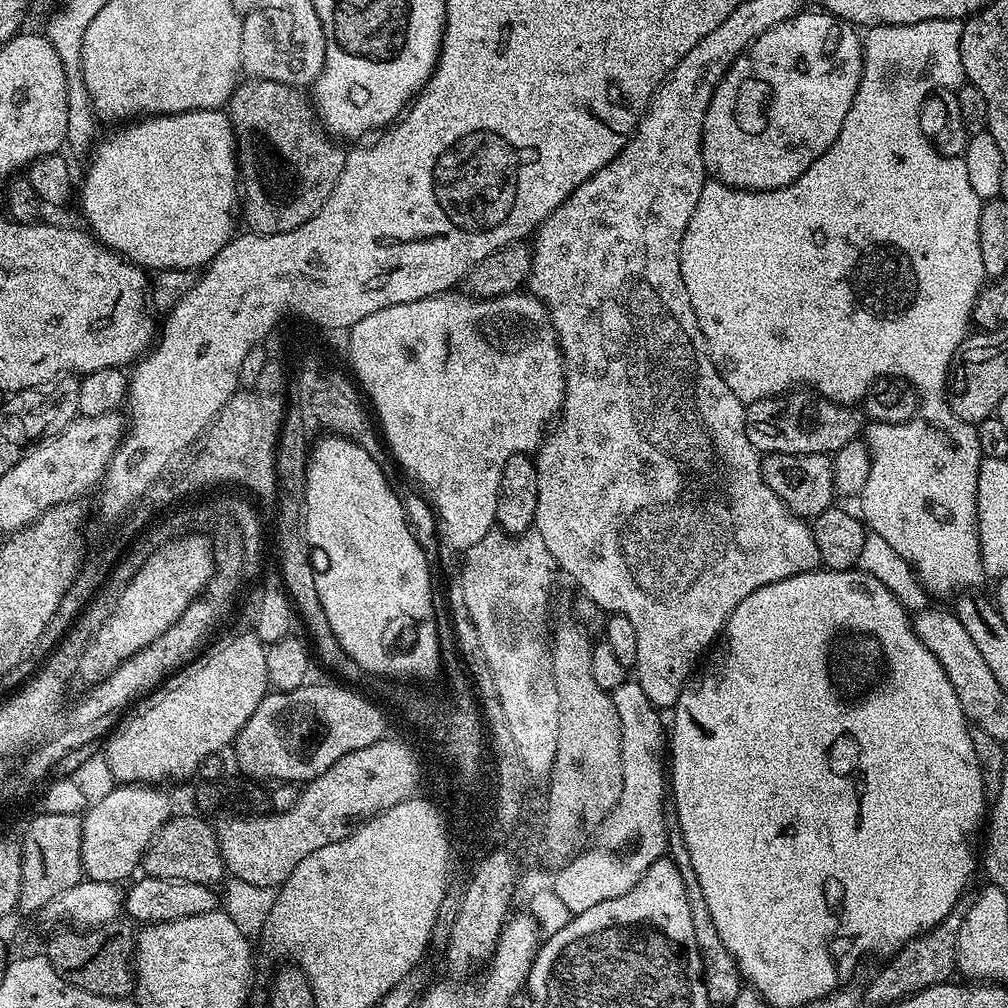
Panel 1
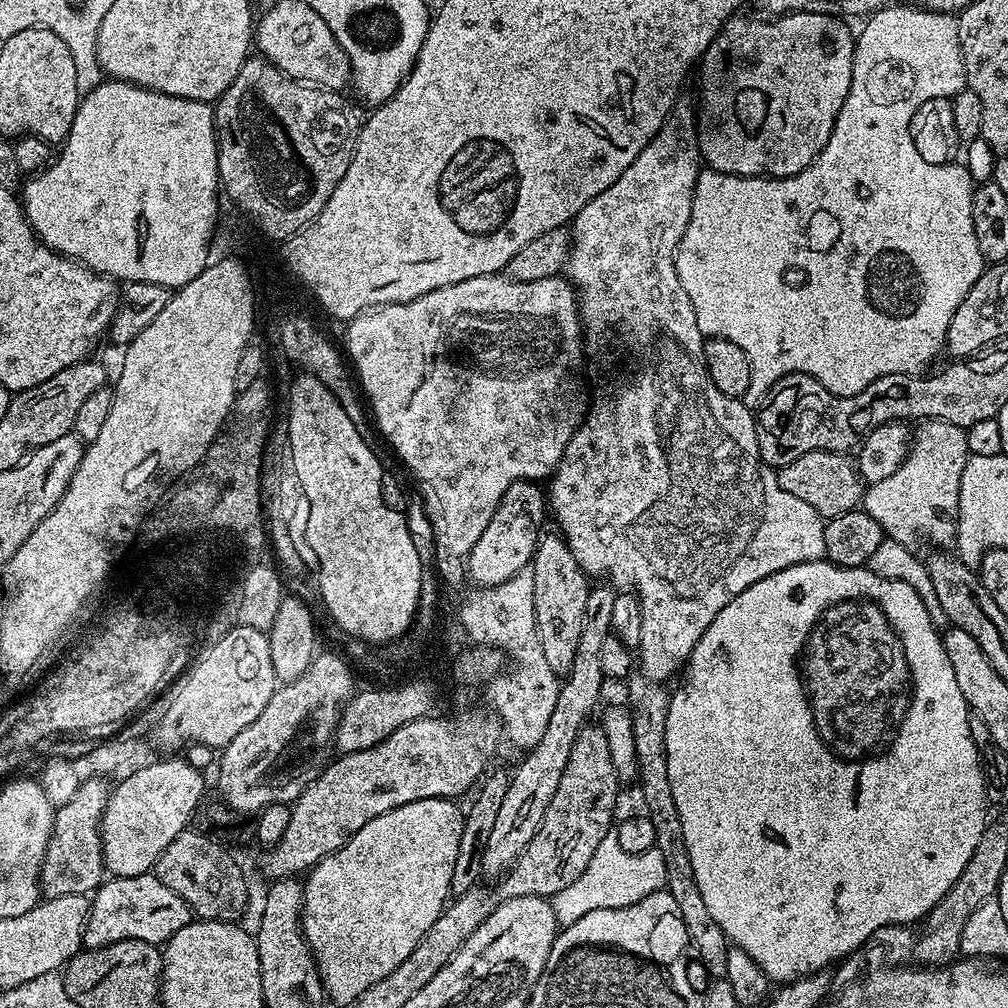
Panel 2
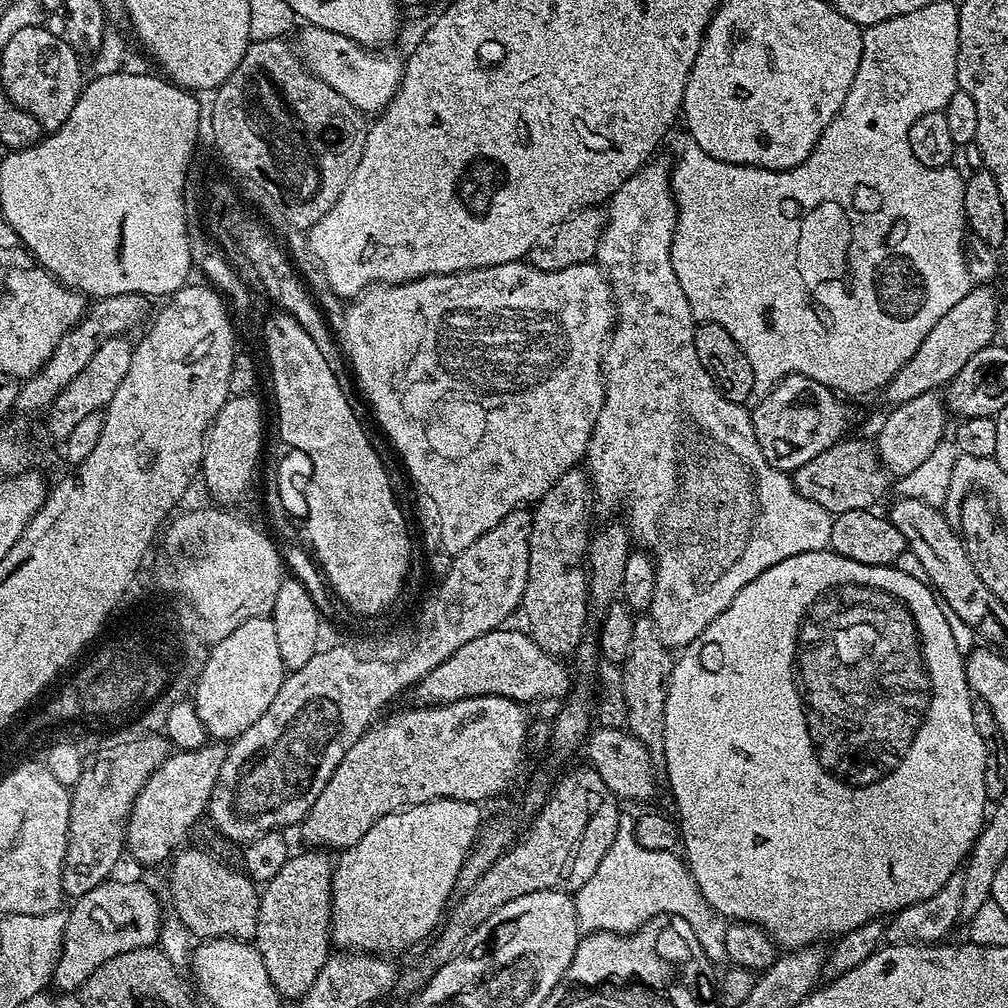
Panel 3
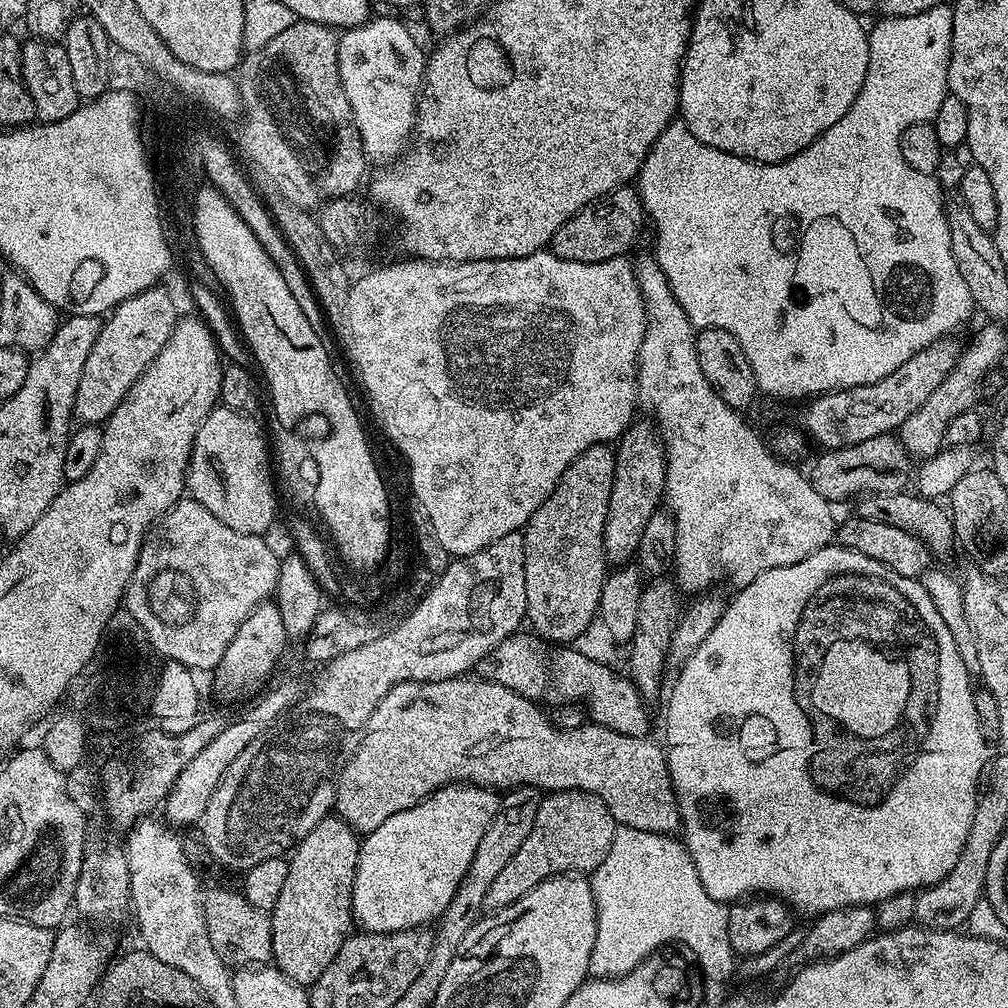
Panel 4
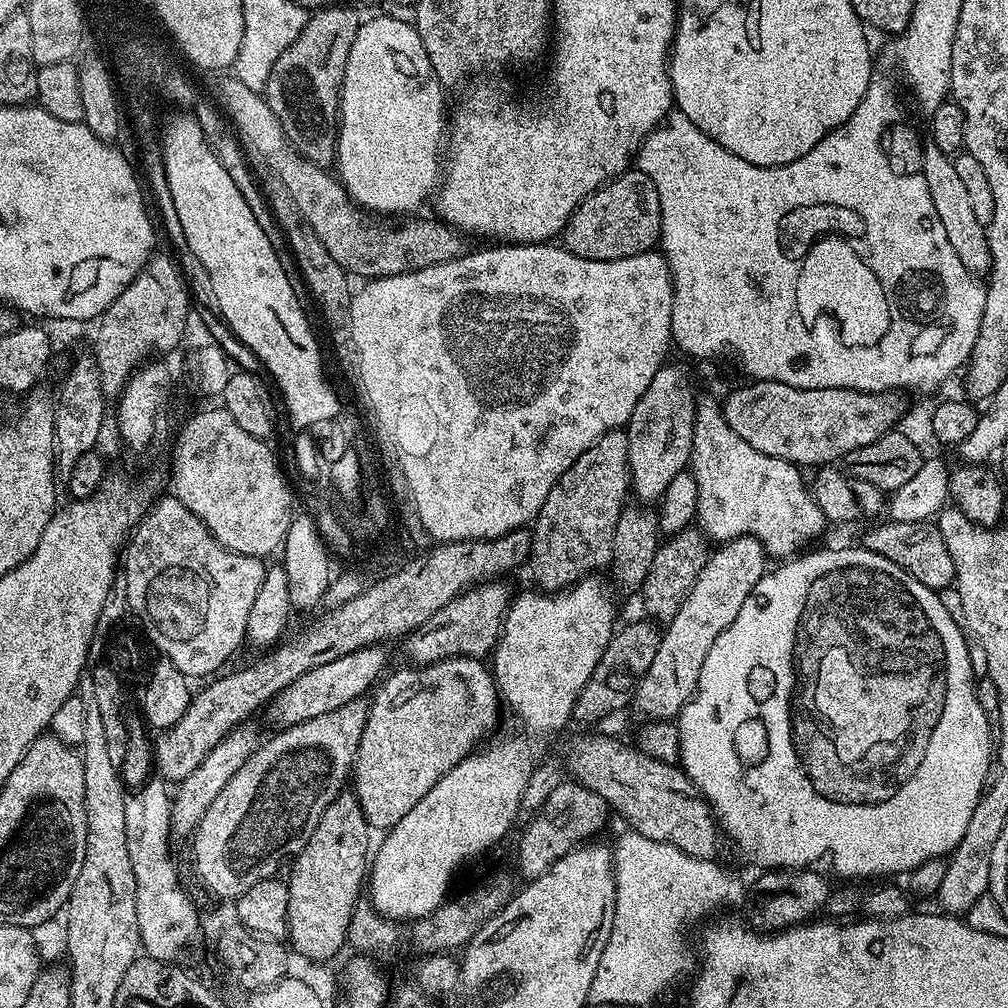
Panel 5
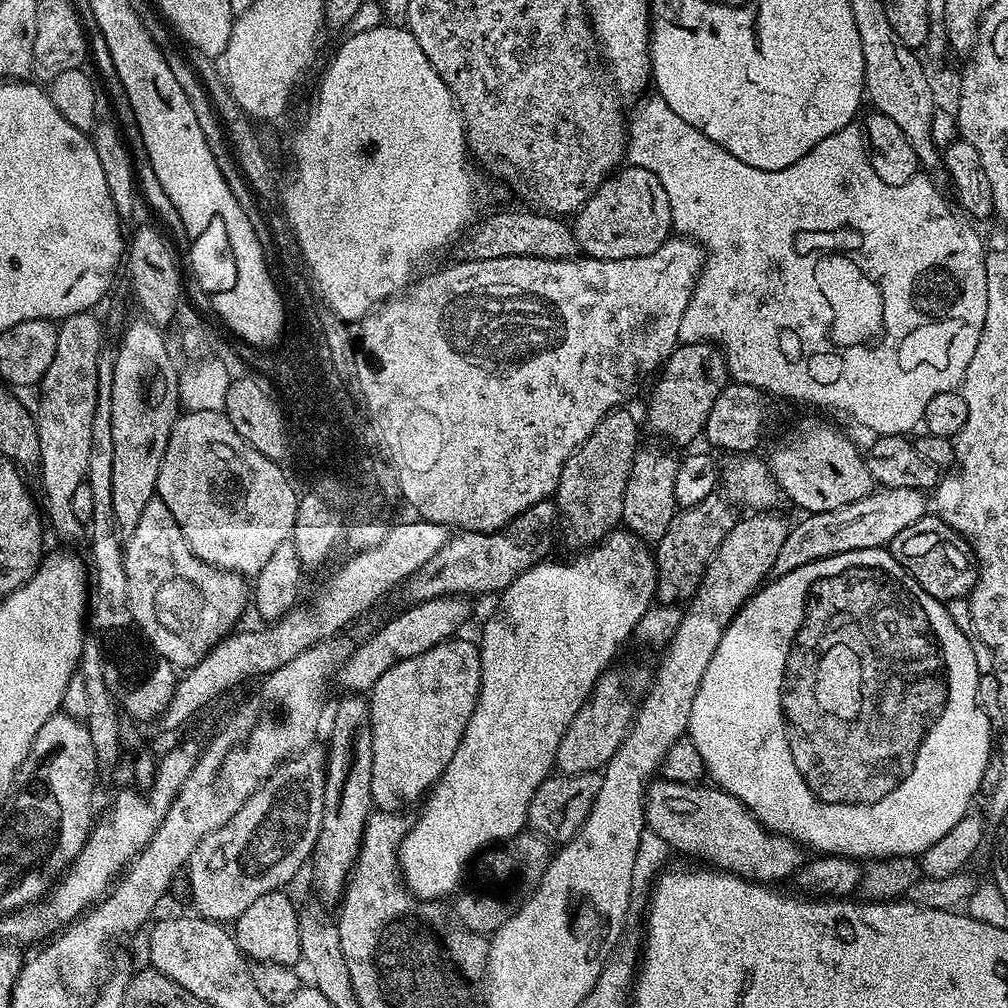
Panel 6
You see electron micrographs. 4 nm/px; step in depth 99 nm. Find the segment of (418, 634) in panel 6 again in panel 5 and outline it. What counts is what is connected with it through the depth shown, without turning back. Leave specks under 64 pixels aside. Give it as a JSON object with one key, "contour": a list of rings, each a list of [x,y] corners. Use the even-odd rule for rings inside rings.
{"contour":[[[372,644],[368,648],[354,650],[354,654],[346,654],[346,658],[334,658],[334,662],[326,662],[326,666],[314,666],[314,670],[306,670],[302,678],[294,678],[286,690],[268,701],[266,712],[272,715],[276,726],[288,728],[291,724],[318,718],[318,714],[328,714],[338,706],[346,706],[346,702],[361,699],[365,694],[371,693],[377,681],[385,675],[384,663],[388,660],[386,649],[387,647]]]}

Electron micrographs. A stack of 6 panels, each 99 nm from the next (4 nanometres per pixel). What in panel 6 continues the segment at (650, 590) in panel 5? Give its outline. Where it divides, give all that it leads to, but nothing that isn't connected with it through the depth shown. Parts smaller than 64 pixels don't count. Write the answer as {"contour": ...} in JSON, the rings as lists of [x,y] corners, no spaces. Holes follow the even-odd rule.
{"contour":[[[720,494],[707,496],[702,502],[677,511],[666,534],[662,534],[662,538],[654,544],[656,600],[661,605],[679,605],[681,602],[691,601],[702,582],[704,571],[708,569],[708,563],[712,561],[712,555],[718,550],[718,546],[722,546],[726,534],[730,534],[737,522],[737,513],[732,511],[733,505]]]}

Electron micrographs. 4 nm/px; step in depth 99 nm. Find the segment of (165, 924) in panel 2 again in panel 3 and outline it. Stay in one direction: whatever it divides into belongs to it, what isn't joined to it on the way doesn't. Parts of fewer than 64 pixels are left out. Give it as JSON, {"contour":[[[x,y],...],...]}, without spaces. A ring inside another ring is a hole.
{"contour":[[[109,878],[79,897],[68,912],[64,945],[56,963],[55,987],[78,990],[102,962],[123,952],[153,947],[159,941],[162,915],[160,900],[136,880]]]}

